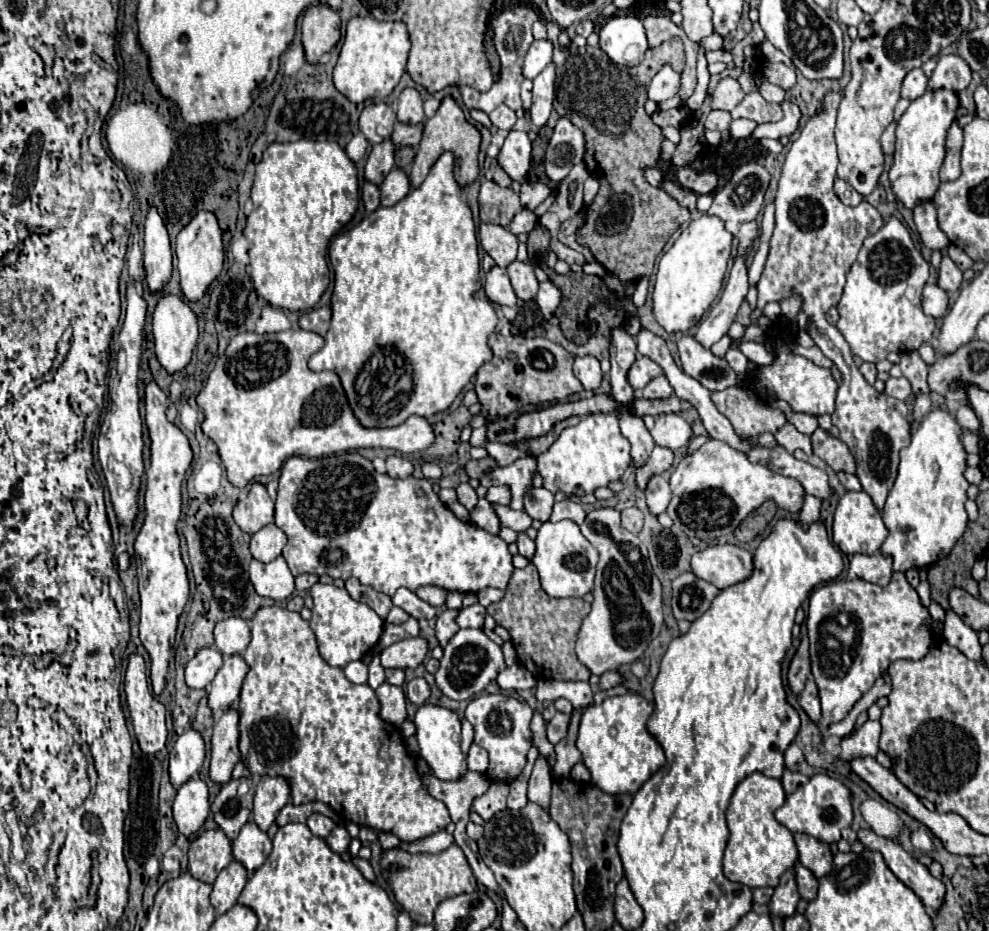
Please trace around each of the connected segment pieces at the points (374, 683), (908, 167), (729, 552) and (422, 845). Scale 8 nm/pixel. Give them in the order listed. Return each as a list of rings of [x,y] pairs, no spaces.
[[[376,654],[376,660],[372,660],[372,664],[370,664],[370,678],[368,678],[368,684],[376,690],[384,680],[386,680],[384,668],[380,666],[380,656]]]
[[[926,90],[924,96],[912,100],[910,108],[902,114],[896,128],[896,152],[894,162],[890,166],[890,182],[894,196],[908,208],[914,210],[918,204],[932,200],[938,186],[938,170],[944,160],[944,140],[946,132],[956,116],[958,110],[958,96],[948,90],[930,92]]]
[[[708,546],[692,556],[692,572],[714,584],[716,588],[728,588],[740,580],[746,580],[752,572],[752,554],[740,546]]]
[[[440,830],[428,838],[422,838],[422,840],[416,840],[416,842],[400,842],[400,848],[402,850],[408,850],[408,852],[428,852],[428,854],[436,854],[436,852],[442,852],[446,850],[450,844],[454,842],[454,836],[448,834],[446,830]]]

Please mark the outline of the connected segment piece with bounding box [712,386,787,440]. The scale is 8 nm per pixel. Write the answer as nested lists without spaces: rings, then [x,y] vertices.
[[[732,386],[722,392],[712,392],[712,402],[732,422],[740,436],[752,436],[752,440],[756,440],[760,432],[776,433],[787,422],[781,410],[760,402],[748,388]]]

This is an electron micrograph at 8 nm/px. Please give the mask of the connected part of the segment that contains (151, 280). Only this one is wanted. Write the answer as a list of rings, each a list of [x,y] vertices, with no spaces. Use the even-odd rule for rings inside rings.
[[[150,206],[144,226],[144,270],[150,290],[160,290],[172,272],[172,246],[166,222],[156,206]]]

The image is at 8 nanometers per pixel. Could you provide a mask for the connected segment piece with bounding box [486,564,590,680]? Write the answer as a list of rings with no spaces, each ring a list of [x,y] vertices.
[[[528,564],[522,570],[514,570],[506,588],[506,596],[500,602],[490,604],[486,612],[492,614],[494,620],[510,632],[520,664],[526,670],[530,670],[536,678],[554,678],[554,680],[590,678],[590,670],[578,660],[574,650],[580,624],[588,616],[590,604],[582,598],[560,598],[560,600],[550,598],[540,586],[540,578],[534,564]]]

